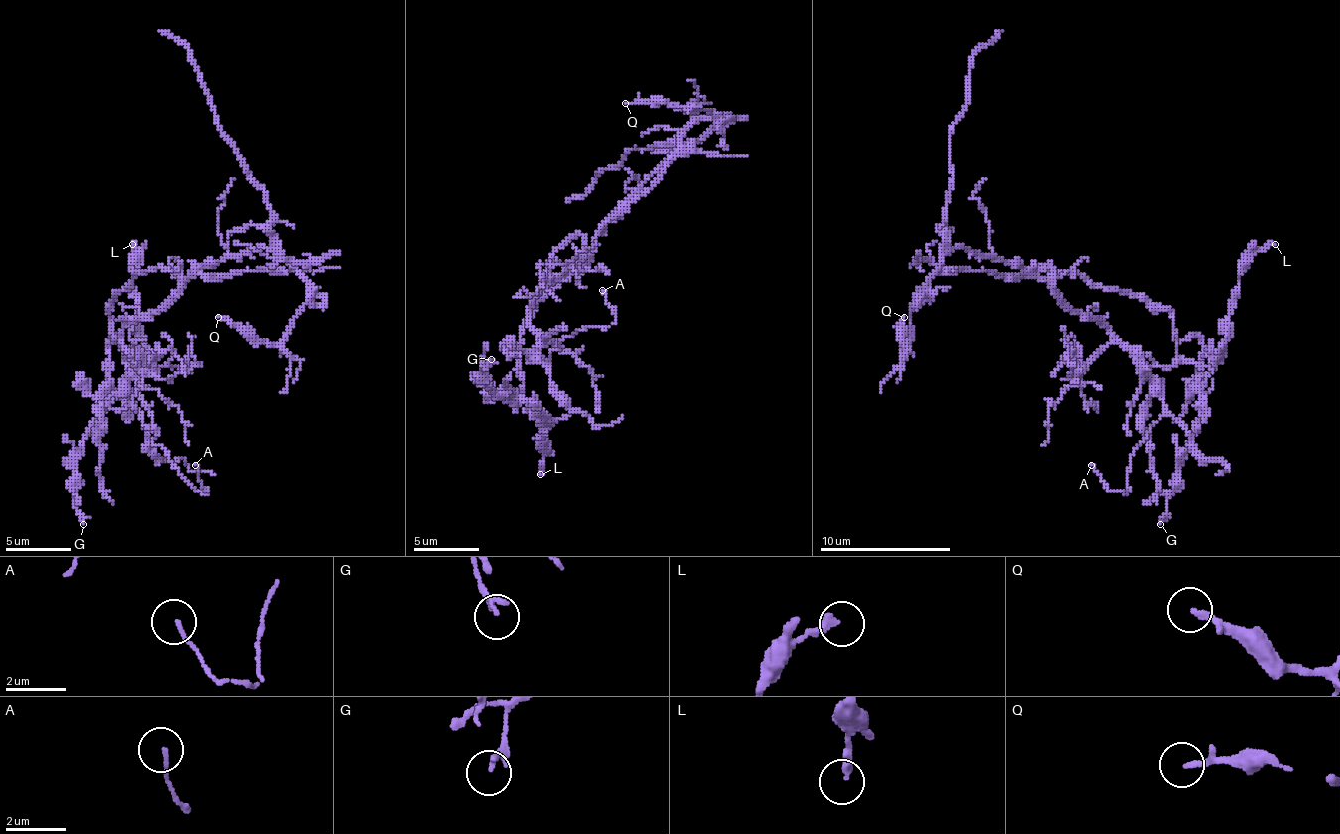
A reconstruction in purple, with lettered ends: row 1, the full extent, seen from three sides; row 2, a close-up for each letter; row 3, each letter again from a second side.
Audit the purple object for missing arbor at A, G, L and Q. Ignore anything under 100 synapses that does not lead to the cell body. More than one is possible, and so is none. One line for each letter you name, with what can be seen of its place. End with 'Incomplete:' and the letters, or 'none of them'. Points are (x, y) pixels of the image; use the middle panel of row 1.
Incomplete: none of them

